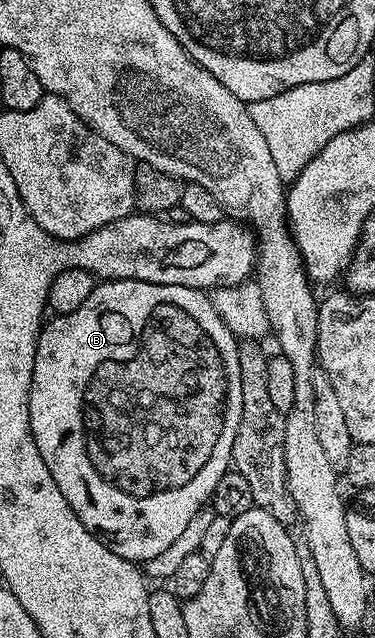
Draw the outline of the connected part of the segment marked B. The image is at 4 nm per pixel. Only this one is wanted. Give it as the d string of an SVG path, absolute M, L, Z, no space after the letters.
M116 278L100 281L89 300L85 300L77 312L60 314L52 319L39 331L31 390L27 394L33 440L37 440L45 468L53 472L53 480L57 480L57 488L61 488L61 496L65 496L65 500L69 500L69 508L77 512L77 520L81 520L81 524L101 538L117 556L136 564L146 564L161 556L169 544L177 542L182 534L187 533L189 522L200 517L201 511L212 501L218 482L232 465L233 440L241 420L240 339L223 325L212 299L204 291L188 290L185 286L149 284L141 280Z

